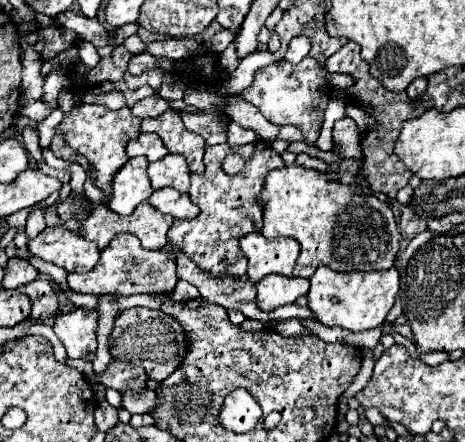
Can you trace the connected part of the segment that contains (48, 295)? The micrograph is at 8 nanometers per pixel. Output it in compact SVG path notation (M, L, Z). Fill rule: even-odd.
M36 278L34 282L26 284L24 294L32 302L32 314L30 314L32 322L44 322L46 318L56 314L58 296L56 296L56 288L48 278Z

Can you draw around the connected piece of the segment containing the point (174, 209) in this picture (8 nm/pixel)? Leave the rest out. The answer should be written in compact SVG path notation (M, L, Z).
M174 188L156 190L150 196L150 204L164 214L172 214L174 218L194 218L200 214L200 208L190 202L188 194L180 194Z

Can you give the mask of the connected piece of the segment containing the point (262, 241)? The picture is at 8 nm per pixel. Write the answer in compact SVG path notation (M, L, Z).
M260 232L240 240L240 248L248 256L248 276L260 282L268 274L290 276L300 254L300 244L294 238L266 240Z

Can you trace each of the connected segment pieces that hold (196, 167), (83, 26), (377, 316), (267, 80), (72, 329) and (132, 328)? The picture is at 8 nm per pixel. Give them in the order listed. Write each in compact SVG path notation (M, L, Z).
M166 110L158 118L142 120L142 132L158 134L162 138L164 146L172 154L182 154L188 160L190 172L196 172L196 174L204 172L202 156L204 156L206 144L204 144L202 136L198 136L194 132L188 132L184 128L176 110Z
M66 10L60 16L56 16L56 22L62 28L68 28L68 30L76 32L82 40L86 40L86 42L90 42L94 46L106 46L108 44L110 32L98 22L98 18L86 18L82 14Z
M320 266L310 278L308 306L324 326L340 326L352 332L370 330L380 326L398 294L400 276L396 268L380 272L336 272L328 266Z
M306 56L296 66L286 60L280 60L276 64L260 68L254 76L254 82L242 92L242 96L250 104L254 104L272 124L298 126L306 136L306 142L314 144L316 138L320 136L324 108L330 100L330 84L326 76L328 76L326 66L322 62L316 62L310 56Z
M76 308L74 312L60 314L54 324L56 336L66 346L70 358L82 358L94 362L96 358L96 328L98 328L98 310Z
M130 308L116 318L116 328L110 336L110 352L114 360L138 364L146 370L148 378L162 382L178 368L182 356L186 356L186 332L182 332L182 326L162 310Z

